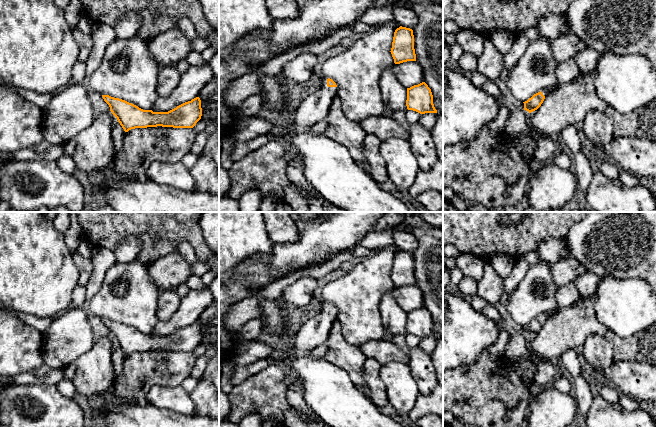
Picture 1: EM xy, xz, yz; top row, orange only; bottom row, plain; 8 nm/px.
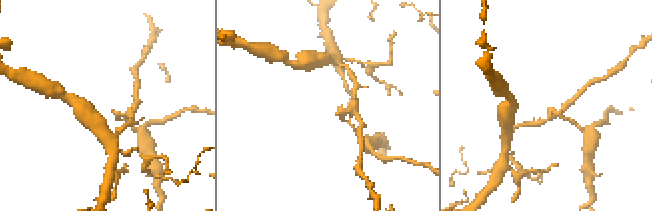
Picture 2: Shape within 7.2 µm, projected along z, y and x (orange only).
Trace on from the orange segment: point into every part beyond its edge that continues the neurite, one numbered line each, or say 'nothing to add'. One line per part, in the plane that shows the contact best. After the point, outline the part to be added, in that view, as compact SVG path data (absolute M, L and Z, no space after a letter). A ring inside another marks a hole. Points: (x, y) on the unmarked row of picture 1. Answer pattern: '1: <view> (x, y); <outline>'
1: xz (316, 327); M327 303L318 311L308 314L294 337L296 357L303 356L327 341L336 315L337 311L327 310Z

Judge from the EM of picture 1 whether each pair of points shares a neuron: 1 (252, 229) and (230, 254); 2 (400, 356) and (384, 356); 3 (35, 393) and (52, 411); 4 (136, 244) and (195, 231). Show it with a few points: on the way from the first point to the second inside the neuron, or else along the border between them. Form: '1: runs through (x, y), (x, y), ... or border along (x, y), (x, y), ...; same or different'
1: runs through (246, 235), (233, 248); same
2: runs through (396, 356), (388, 356); same
3: runs through (40, 398), (48, 406); same
4: border along (142, 242), (137, 237), (128, 236), (118, 247); different

